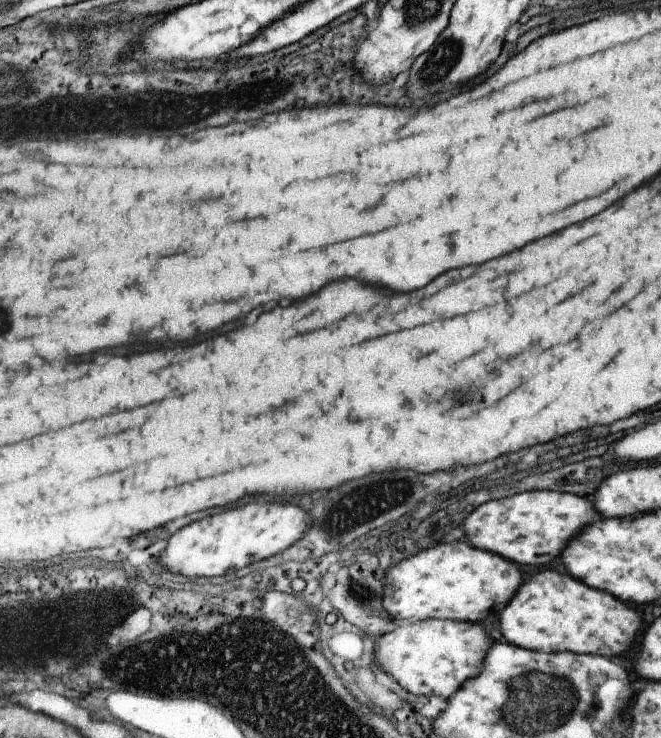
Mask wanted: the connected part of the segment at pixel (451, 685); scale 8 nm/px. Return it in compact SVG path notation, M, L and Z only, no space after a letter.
M432 619L411 622L408 625L397 626L396 630L383 634L376 645L376 662L389 676L406 688L408 692L426 698L436 694L451 697L463 683L476 678L483 669L484 657L494 644L480 623L452 622L452 619Z

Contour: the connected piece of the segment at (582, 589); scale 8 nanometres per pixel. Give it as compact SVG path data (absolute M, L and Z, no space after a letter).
M552 570L528 576L498 618L504 638L516 646L546 653L566 650L602 656L622 656L644 624L642 612L612 594Z

